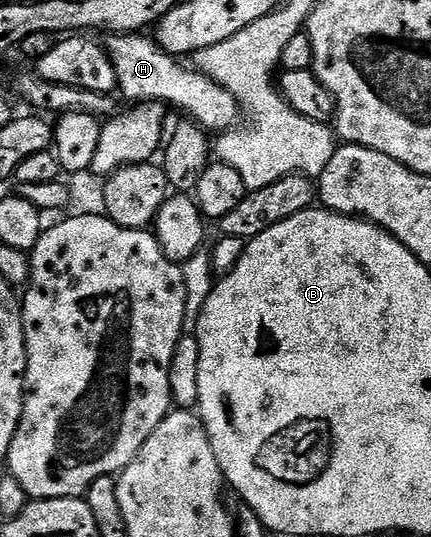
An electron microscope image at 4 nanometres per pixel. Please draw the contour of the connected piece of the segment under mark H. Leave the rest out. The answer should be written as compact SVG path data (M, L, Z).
M140 32L104 37L103 47L111 58L111 66L115 66L120 95L125 95L129 102L156 102L170 109L178 108L190 116L187 117L194 125L209 134L230 131L239 120L235 97L210 76L192 67L184 68L178 57L167 54L157 45L156 39L149 37L148 40L147 37Z

